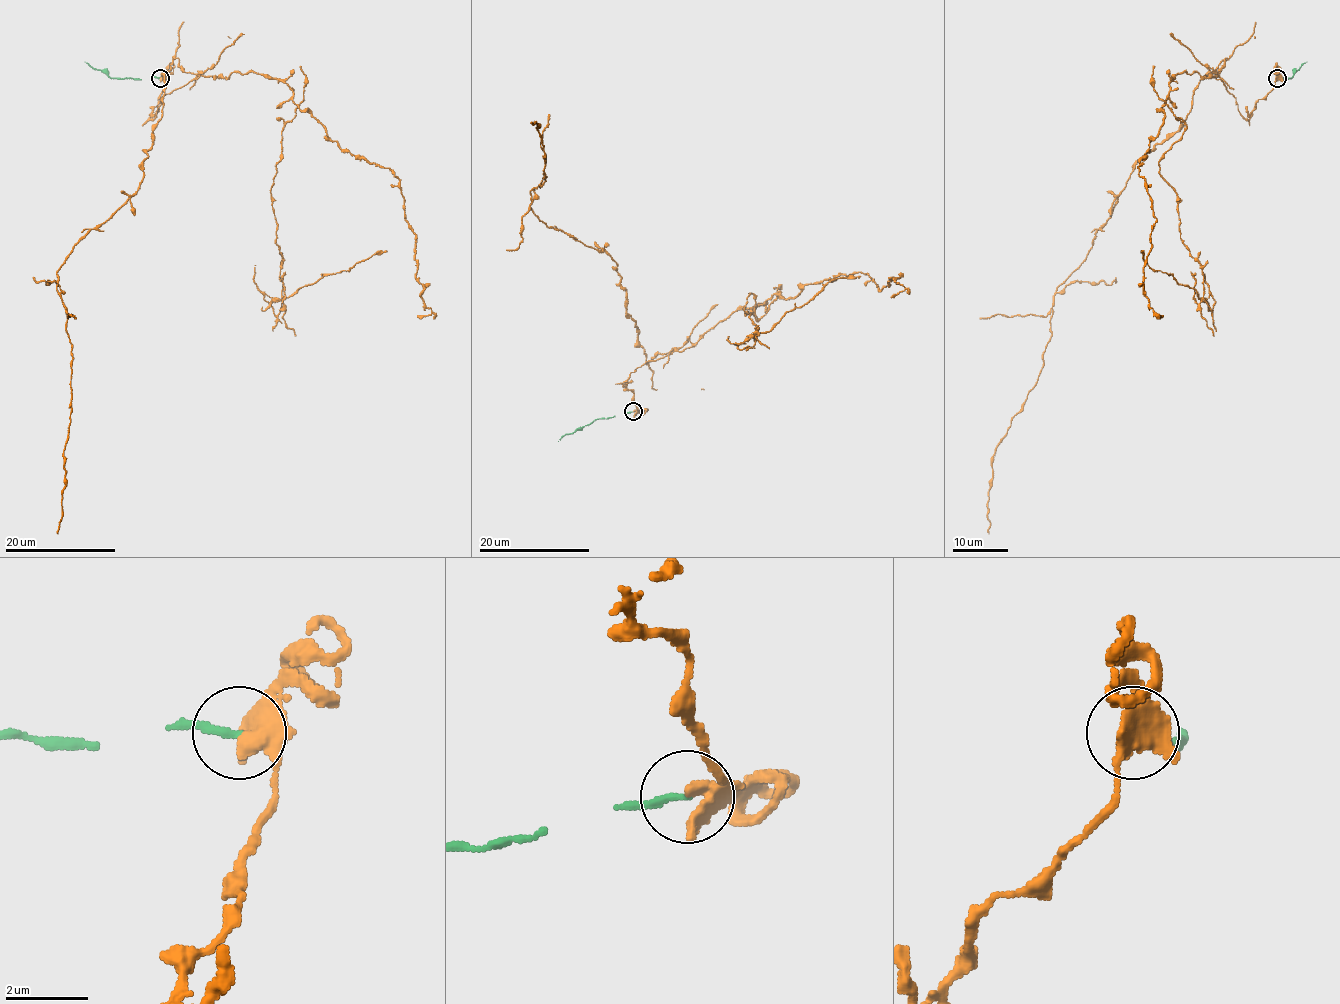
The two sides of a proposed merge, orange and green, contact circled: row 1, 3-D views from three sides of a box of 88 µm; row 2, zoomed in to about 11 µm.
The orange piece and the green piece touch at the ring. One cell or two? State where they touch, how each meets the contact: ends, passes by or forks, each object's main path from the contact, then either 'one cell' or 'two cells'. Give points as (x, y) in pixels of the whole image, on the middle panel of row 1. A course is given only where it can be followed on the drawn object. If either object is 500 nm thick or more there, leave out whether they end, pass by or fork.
place (633, 411); orange passes by; green ends; course orange (633, 411), (630, 372), (669, 352), (647, 361), (612, 259), (531, 208), (546, 177), (531, 123); course green (633, 411), (597, 418), (567, 433), (558, 441); two cells

